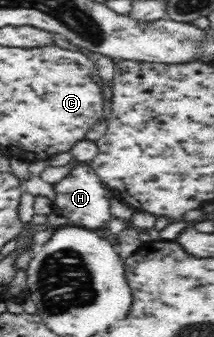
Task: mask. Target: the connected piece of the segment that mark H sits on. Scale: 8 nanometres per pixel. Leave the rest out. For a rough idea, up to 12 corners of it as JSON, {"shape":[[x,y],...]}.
{"shape":[[88,163],[53,186],[53,211],[97,230],[115,193]]}

